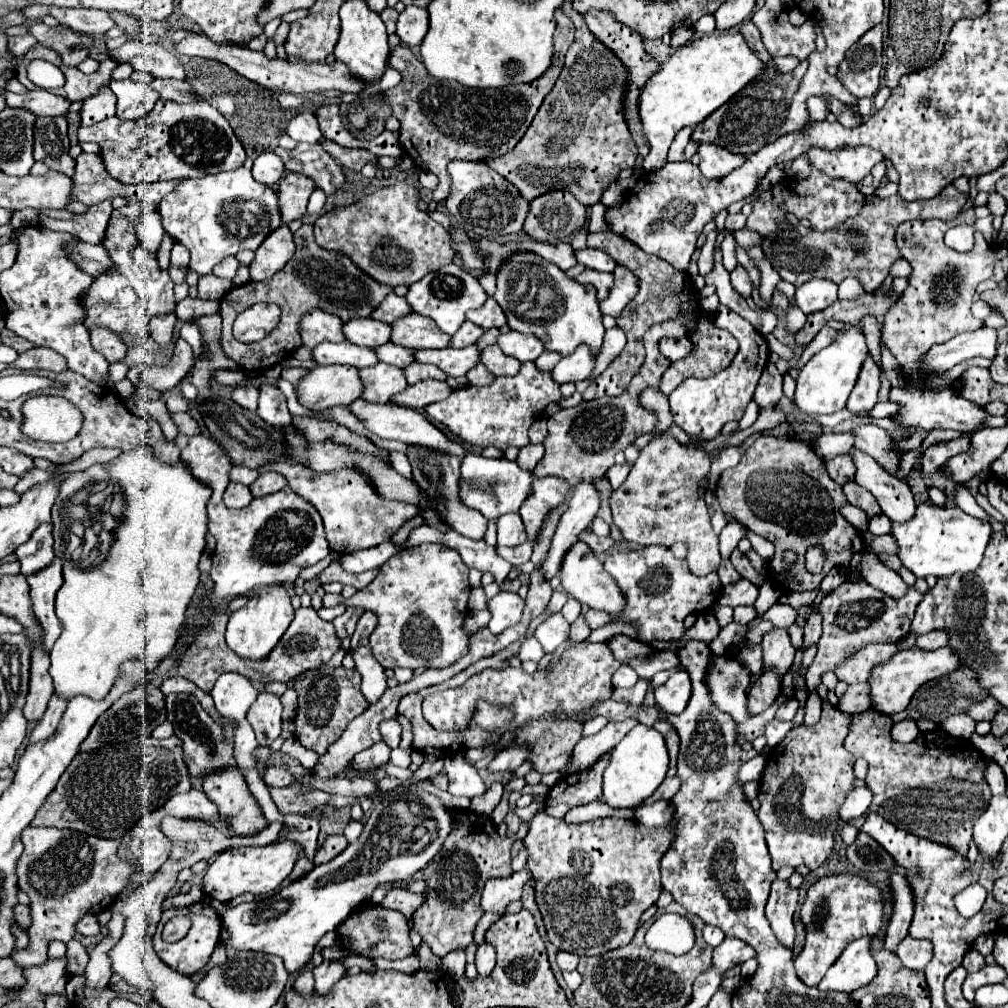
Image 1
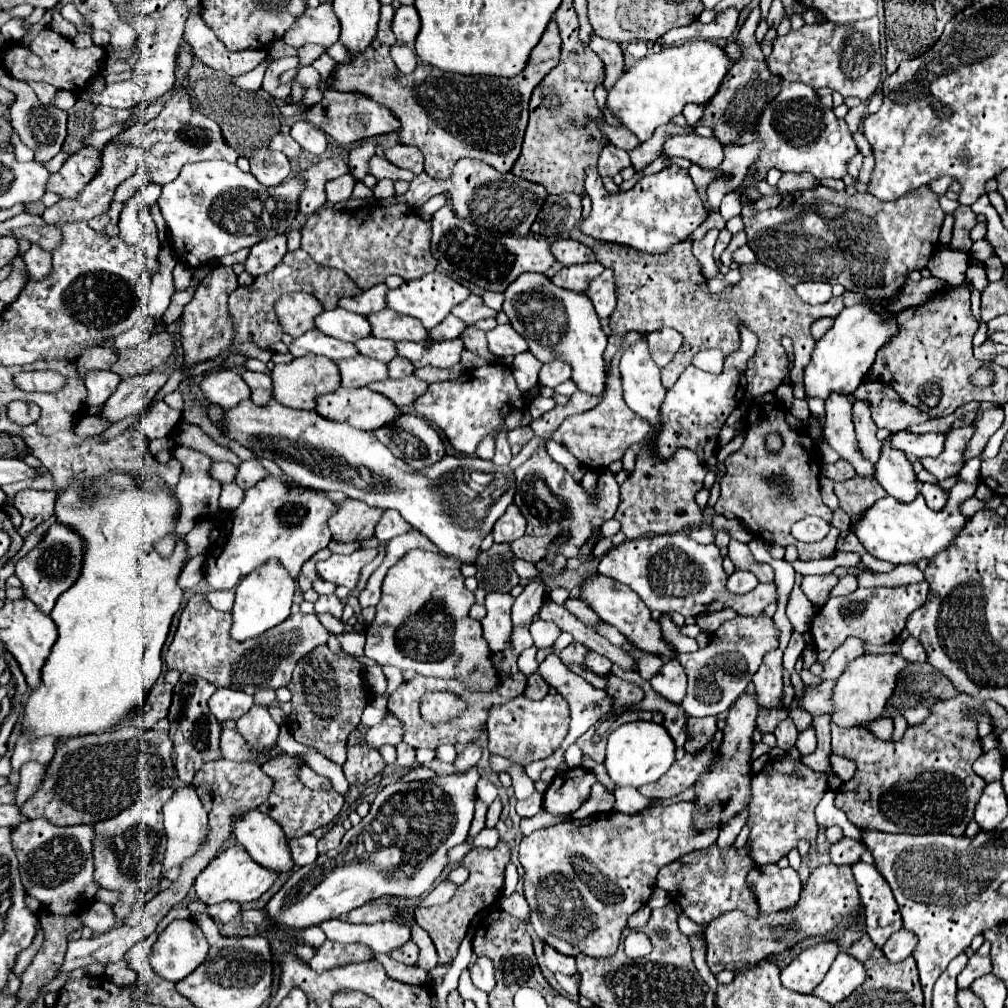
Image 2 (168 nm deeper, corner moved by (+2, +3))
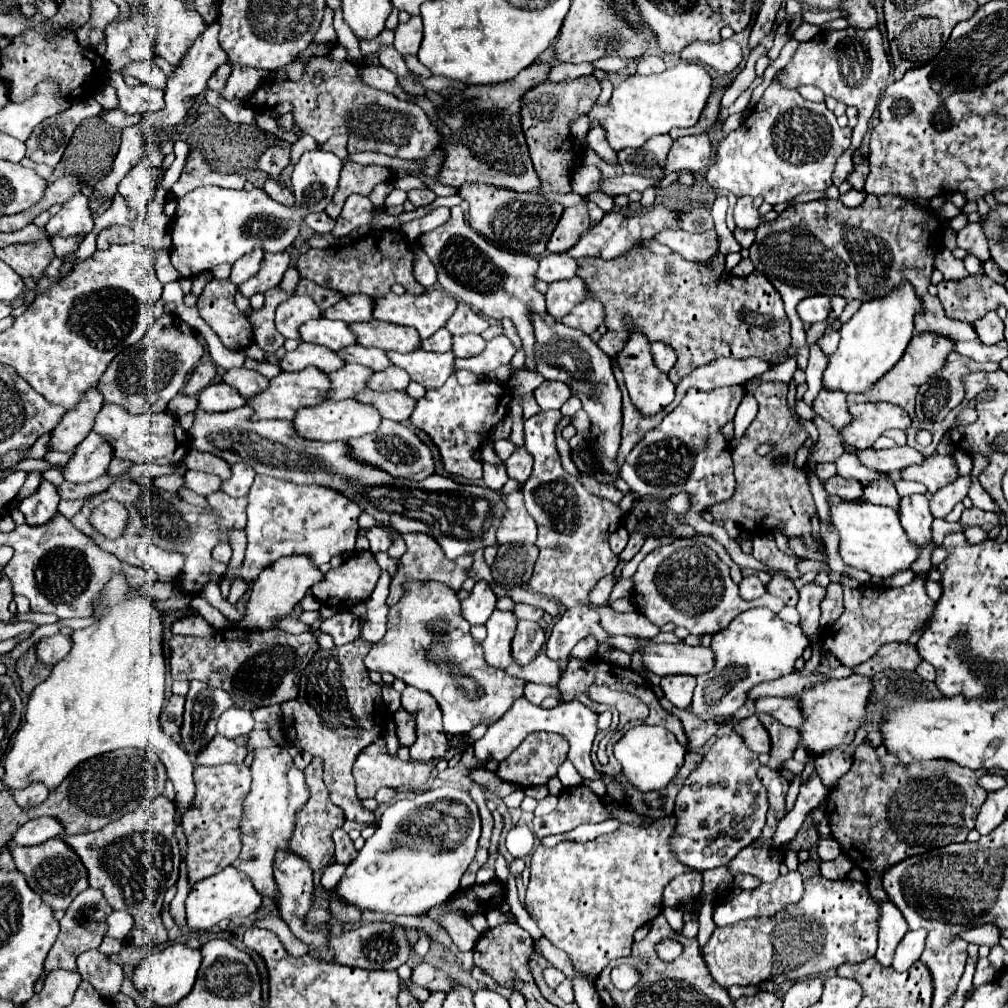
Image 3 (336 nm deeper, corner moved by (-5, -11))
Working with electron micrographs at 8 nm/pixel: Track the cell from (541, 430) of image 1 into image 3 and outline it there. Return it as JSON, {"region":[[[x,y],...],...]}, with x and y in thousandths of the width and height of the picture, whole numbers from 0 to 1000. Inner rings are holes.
{"region":[[[489,437],[489,446],[497,456],[503,456],[511,446],[511,442],[505,437]]]}

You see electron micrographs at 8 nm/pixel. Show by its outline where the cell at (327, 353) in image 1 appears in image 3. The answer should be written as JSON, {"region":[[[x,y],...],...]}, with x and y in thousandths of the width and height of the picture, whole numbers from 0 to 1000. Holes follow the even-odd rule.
{"region":[[[299,339],[291,349],[285,349],[277,357],[277,363],[283,369],[301,367],[303,363],[313,363],[318,369],[324,369],[326,371],[326,369],[338,365],[340,363],[340,357],[330,347],[324,347],[320,343],[313,343],[313,341]]]}

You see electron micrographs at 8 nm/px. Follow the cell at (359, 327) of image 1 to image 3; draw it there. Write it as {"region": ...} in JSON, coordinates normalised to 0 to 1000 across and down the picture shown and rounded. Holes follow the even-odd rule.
{"region":[[[324,315],[307,317],[305,321],[297,323],[297,331],[301,339],[316,341],[326,347],[334,347],[346,341],[352,341],[352,331],[346,327],[344,321],[336,317],[324,317]]]}

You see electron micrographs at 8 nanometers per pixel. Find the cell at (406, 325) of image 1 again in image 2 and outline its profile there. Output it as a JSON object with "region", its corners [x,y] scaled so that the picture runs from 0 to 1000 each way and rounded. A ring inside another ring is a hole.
{"region":[[[385,306],[373,312],[367,312],[365,319],[369,321],[369,333],[373,335],[385,335],[391,339],[397,339],[397,337],[417,339],[425,335],[425,327],[421,327],[421,323],[413,319],[413,315],[393,312],[391,308],[385,308]]]}

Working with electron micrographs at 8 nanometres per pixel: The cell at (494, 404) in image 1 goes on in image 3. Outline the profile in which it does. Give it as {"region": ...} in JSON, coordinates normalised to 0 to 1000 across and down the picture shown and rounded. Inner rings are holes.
{"region":[[[447,371],[447,377],[443,377],[443,381],[439,381],[436,387],[426,387],[420,395],[414,397],[408,419],[412,425],[420,427],[436,444],[438,458],[445,470],[467,475],[476,475],[479,472],[483,484],[497,486],[499,480],[505,476],[501,460],[491,462],[491,468],[481,468],[479,459],[471,456],[469,450],[483,437],[483,431],[489,427],[489,423],[501,415],[505,399],[507,389],[493,379],[477,377],[467,383],[455,383],[451,371]]]}

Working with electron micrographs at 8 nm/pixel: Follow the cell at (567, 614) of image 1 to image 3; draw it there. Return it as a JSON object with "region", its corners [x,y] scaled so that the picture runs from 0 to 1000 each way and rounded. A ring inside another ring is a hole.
{"region":[[[511,599],[509,601],[509,609],[513,615],[537,615],[539,613],[539,605],[531,603],[531,601],[523,601],[523,599]]]}

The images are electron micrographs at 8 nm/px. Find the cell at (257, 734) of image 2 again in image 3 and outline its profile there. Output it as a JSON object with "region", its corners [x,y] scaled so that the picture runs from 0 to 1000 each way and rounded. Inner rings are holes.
{"region":[[[281,740],[257,742],[253,746],[249,766],[251,766],[251,778],[249,786],[241,794],[241,813],[237,815],[241,839],[233,857],[229,859],[245,867],[253,877],[253,881],[259,885],[259,889],[267,889],[275,897],[277,885],[271,871],[273,847],[277,843],[287,845],[287,833],[293,821],[293,808],[307,794],[307,782],[303,778],[301,766],[291,758],[291,752]]]}

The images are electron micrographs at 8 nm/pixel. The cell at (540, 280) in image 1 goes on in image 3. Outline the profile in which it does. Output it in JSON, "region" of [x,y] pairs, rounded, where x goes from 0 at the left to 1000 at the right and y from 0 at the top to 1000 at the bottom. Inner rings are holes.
{"region":[[[547,313],[543,315],[529,315],[529,325],[531,325],[531,361],[533,361],[533,369],[541,375],[541,377],[555,377],[561,379],[568,393],[572,393],[578,399],[578,407],[584,411],[586,415],[586,442],[594,444],[594,464],[588,464],[590,474],[596,480],[608,480],[614,474],[614,462],[610,460],[610,452],[614,446],[614,433],[616,433],[616,387],[610,379],[610,373],[606,369],[606,355],[580,331],[574,329],[570,325],[563,325],[559,321],[555,321],[553,317],[549,317]]]}

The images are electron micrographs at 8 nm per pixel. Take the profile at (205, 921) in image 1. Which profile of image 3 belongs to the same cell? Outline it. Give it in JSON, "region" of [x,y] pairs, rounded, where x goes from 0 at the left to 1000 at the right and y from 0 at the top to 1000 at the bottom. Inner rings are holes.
{"region":[[[170,937],[160,944],[152,944],[144,948],[136,956],[136,960],[132,962],[132,978],[136,984],[140,984],[146,992],[150,992],[156,998],[172,998],[189,984],[197,958],[199,958],[197,942],[191,942],[182,937]]]}

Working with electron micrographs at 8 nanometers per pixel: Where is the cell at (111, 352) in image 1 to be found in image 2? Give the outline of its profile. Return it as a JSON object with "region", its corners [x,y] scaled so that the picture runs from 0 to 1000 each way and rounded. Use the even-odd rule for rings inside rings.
{"region":[[[93,343],[91,347],[83,347],[83,351],[79,351],[79,355],[75,357],[75,365],[77,365],[77,371],[83,375],[83,369],[89,365],[109,367],[109,363],[115,359],[115,355],[117,355],[117,351],[113,345]]]}

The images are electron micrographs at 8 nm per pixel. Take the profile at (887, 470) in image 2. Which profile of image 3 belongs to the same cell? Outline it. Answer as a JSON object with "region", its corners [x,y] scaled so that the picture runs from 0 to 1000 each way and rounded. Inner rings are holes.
{"region":[[[906,490],[894,494],[894,522],[906,540],[920,540],[924,536],[924,518],[926,512],[922,508],[922,498],[916,490]]]}

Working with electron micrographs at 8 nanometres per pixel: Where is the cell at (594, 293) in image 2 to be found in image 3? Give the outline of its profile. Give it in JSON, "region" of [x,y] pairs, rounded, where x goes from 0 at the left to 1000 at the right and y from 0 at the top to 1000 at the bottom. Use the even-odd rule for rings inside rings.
{"region":[[[580,298],[572,302],[561,315],[557,315],[557,319],[566,325],[574,325],[586,331],[594,325],[594,321],[598,321],[598,315],[600,315],[598,304],[592,298]]]}

